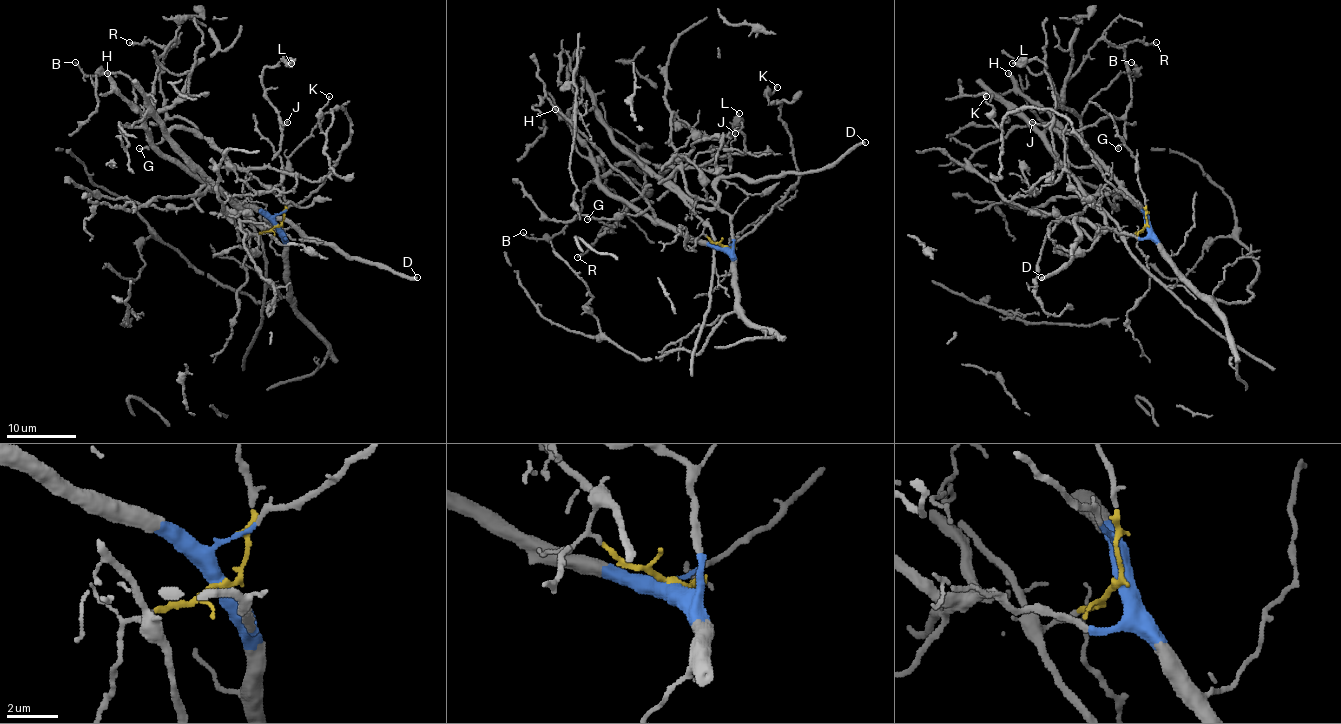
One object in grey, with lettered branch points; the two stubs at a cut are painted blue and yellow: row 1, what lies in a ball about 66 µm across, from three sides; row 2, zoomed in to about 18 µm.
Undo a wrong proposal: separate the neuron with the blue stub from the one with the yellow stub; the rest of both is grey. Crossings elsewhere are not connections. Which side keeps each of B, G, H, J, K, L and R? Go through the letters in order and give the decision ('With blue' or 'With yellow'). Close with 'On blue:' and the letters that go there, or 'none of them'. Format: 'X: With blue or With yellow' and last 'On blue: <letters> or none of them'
B: With blue
G: With yellow
H: With blue
J: With yellow
K: With blue
L: With yellow
R: With blue
On blue: B, H, K, R

